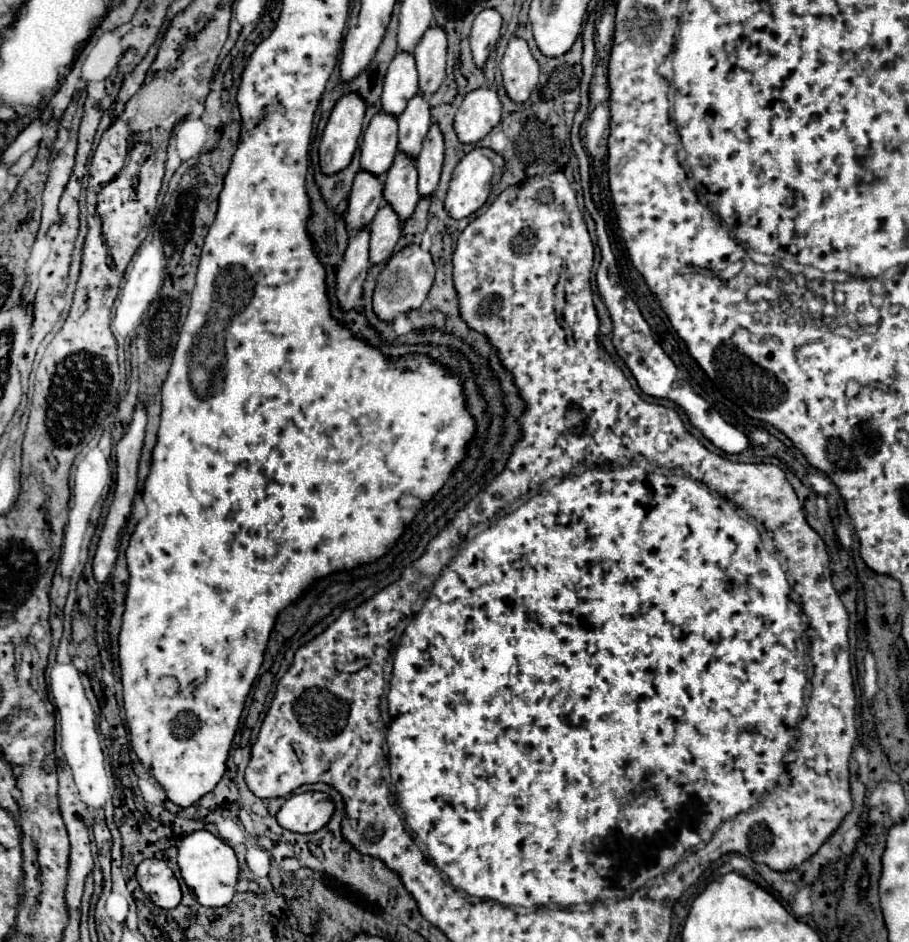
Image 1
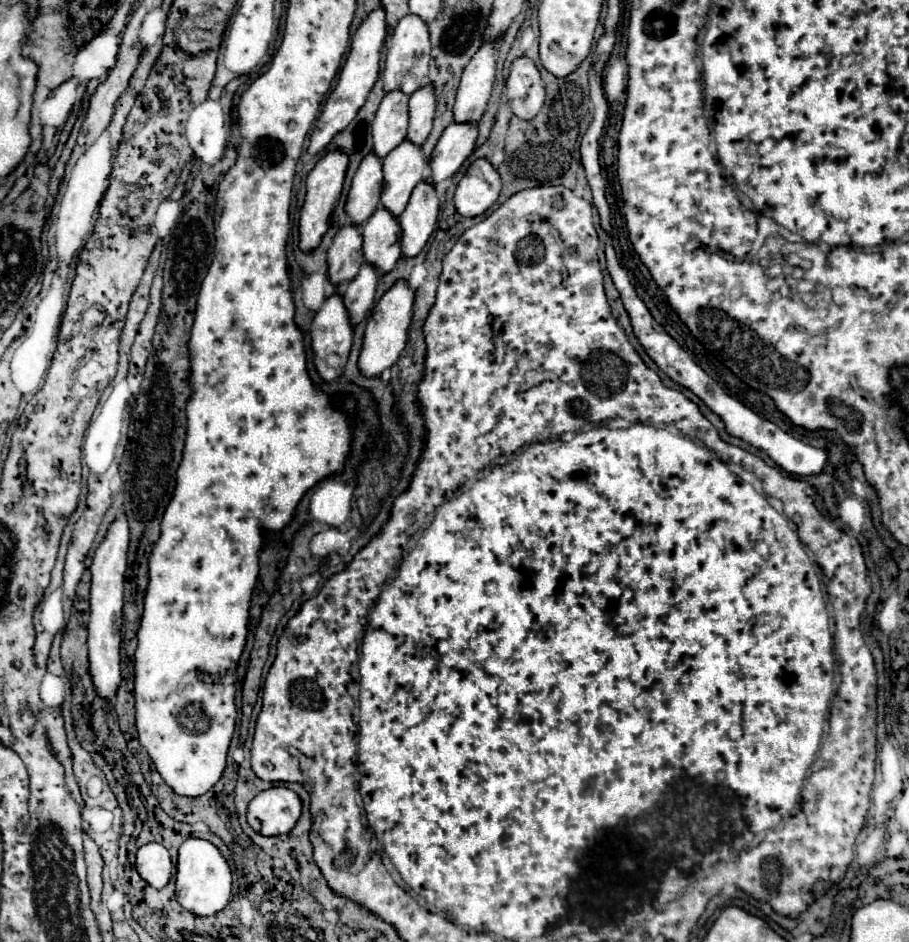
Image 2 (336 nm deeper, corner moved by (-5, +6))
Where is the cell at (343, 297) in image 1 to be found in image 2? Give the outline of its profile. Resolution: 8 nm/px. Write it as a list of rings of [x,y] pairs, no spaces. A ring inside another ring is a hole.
[[[332,295],[330,299],[324,301],[324,305],[314,317],[310,339],[312,339],[316,371],[326,383],[332,383],[344,371],[352,347],[352,325],[340,295]],[[330,355],[340,357],[338,367],[328,365]]]

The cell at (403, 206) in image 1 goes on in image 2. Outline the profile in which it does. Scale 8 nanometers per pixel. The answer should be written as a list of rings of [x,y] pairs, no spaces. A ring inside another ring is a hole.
[[[378,207],[374,215],[360,227],[364,237],[364,259],[370,265],[376,265],[380,273],[390,273],[396,261],[402,257],[400,249],[400,225],[384,207]]]

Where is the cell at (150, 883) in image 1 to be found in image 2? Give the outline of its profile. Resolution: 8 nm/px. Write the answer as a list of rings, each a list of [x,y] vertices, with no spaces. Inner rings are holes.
[[[160,843],[142,845],[136,853],[136,869],[146,883],[150,883],[156,889],[162,889],[172,877],[170,853]]]

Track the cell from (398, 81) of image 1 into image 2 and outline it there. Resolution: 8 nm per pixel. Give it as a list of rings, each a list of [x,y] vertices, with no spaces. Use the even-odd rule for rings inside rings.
[[[400,91],[384,95],[376,117],[372,121],[372,139],[376,157],[384,159],[400,141],[406,139],[408,129],[408,97]]]

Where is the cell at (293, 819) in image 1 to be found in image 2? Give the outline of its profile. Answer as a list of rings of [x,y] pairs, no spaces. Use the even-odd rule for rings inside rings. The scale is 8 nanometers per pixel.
[[[272,787],[248,803],[248,825],[264,837],[288,833],[302,811],[300,797],[286,787]]]

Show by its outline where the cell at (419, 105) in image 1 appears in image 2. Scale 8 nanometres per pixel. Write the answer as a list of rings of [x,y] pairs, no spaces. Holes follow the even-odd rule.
[[[410,141],[400,143],[382,161],[382,171],[384,189],[380,195],[380,205],[388,209],[392,217],[398,217],[408,205],[412,189],[426,175],[426,159],[422,155],[422,149],[418,149]]]

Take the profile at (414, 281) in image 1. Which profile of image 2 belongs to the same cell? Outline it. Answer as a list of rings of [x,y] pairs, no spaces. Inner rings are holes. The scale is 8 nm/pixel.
[[[396,281],[390,291],[382,295],[382,299],[376,303],[364,331],[364,343],[358,359],[358,369],[364,377],[378,377],[382,371],[390,369],[406,343],[406,333],[408,325],[412,319],[412,303],[414,303],[414,291],[406,285],[406,281]]]

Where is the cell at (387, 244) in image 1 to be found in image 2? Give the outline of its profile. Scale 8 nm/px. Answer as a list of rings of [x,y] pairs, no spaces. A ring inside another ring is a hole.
[[[364,263],[360,267],[360,273],[344,289],[342,297],[352,325],[358,325],[360,321],[364,321],[368,311],[372,309],[376,283],[378,283],[378,271],[372,265]]]

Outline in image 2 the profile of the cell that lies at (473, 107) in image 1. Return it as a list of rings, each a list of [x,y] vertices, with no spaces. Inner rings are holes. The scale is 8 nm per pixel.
[[[450,123],[432,151],[428,161],[430,173],[424,181],[428,181],[428,185],[436,185],[444,179],[450,179],[472,153],[476,137],[478,127],[474,123]]]

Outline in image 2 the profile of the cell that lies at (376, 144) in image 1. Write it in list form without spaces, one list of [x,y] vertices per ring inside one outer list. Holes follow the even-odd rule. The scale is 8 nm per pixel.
[[[370,153],[358,167],[346,199],[346,215],[352,225],[362,225],[376,209],[382,193],[382,161]]]

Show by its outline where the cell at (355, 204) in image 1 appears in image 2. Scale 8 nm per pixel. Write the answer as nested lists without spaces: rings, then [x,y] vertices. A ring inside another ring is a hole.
[[[346,225],[332,239],[328,249],[328,279],[332,285],[352,281],[364,263],[362,255],[362,237],[358,227]]]

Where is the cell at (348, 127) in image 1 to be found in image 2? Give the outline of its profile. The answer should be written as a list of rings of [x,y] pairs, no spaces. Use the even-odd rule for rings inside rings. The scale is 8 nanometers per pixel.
[[[332,151],[326,157],[320,159],[320,163],[314,167],[314,171],[310,171],[308,179],[306,179],[306,199],[304,199],[304,207],[300,211],[300,251],[314,251],[322,237],[326,235],[328,227],[330,227],[330,217],[334,207],[340,201],[342,195],[342,185],[344,185],[344,173],[348,167],[348,157],[342,151]]]

